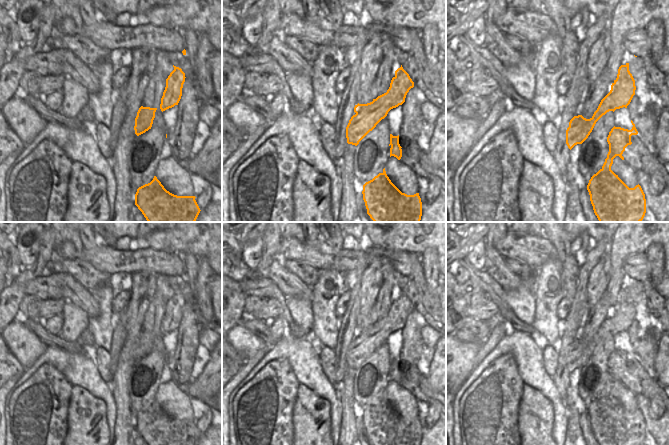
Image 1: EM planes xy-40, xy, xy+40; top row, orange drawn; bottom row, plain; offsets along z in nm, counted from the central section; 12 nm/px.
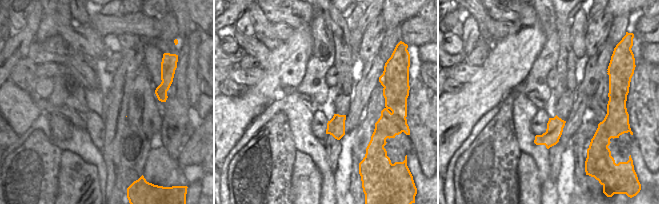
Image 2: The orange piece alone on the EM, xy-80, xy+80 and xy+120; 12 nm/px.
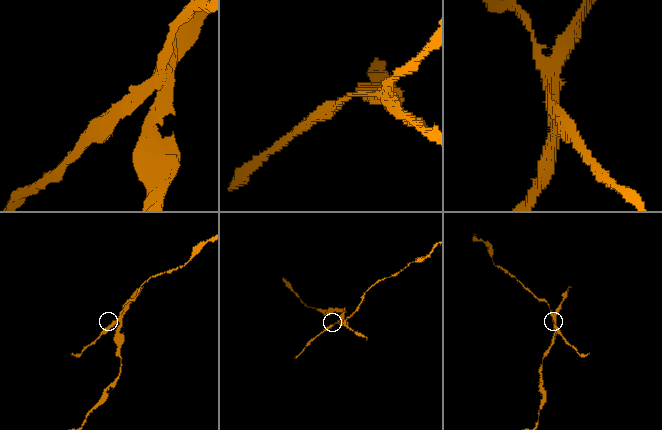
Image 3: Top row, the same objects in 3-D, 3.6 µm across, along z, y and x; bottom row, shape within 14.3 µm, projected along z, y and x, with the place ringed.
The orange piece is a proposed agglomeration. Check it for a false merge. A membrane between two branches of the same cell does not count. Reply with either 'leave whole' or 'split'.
split

